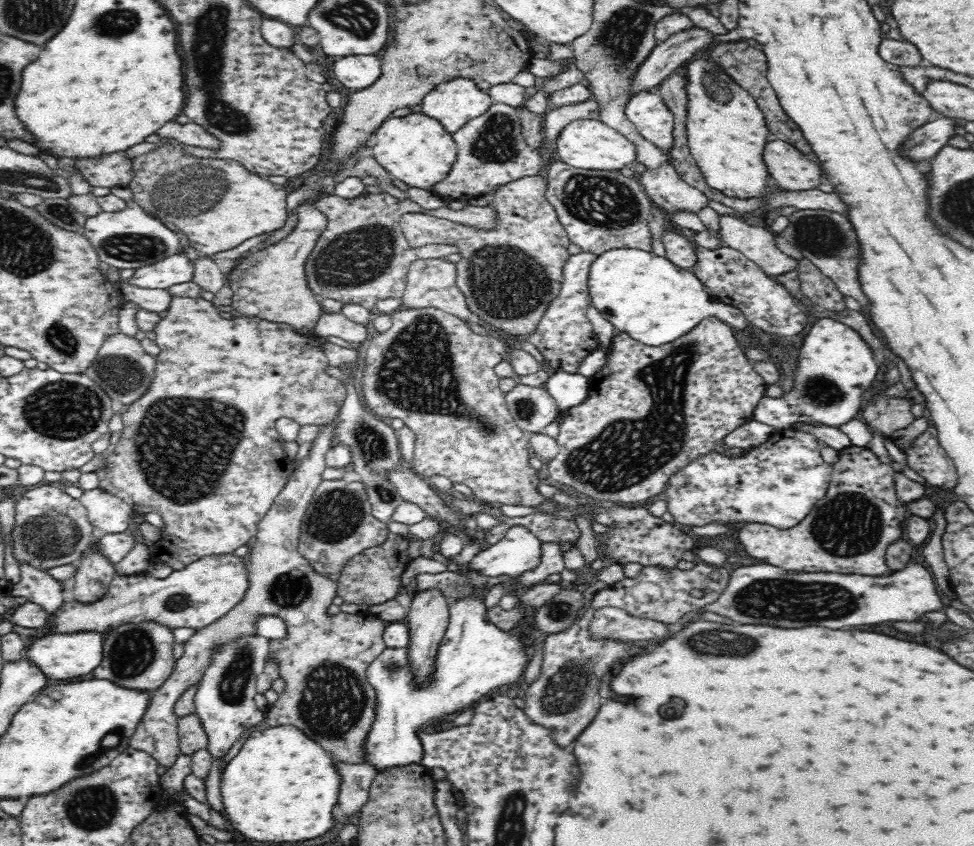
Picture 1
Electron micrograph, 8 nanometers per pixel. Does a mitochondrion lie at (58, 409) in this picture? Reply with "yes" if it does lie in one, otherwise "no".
yes

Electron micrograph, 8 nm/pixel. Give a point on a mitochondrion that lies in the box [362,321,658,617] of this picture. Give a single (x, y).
(525, 409)

